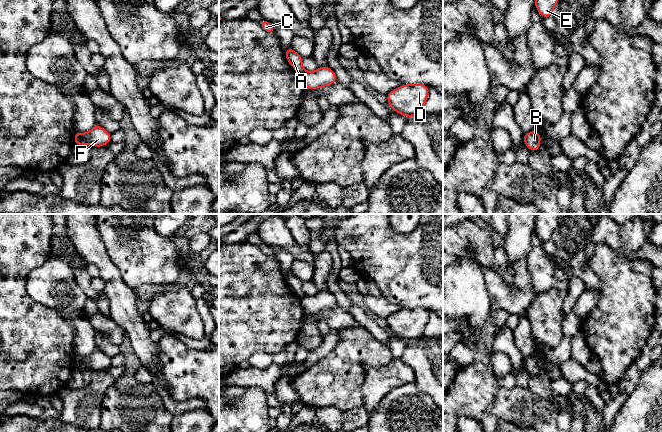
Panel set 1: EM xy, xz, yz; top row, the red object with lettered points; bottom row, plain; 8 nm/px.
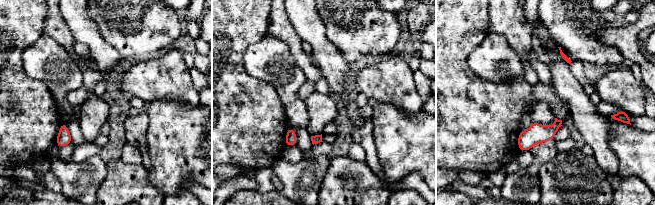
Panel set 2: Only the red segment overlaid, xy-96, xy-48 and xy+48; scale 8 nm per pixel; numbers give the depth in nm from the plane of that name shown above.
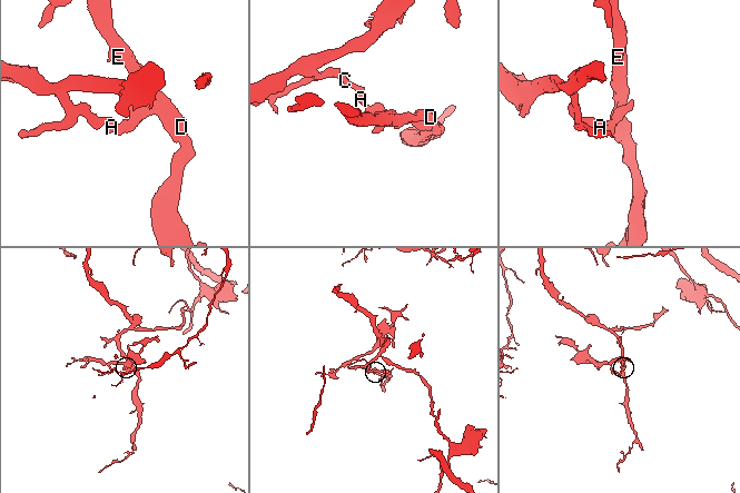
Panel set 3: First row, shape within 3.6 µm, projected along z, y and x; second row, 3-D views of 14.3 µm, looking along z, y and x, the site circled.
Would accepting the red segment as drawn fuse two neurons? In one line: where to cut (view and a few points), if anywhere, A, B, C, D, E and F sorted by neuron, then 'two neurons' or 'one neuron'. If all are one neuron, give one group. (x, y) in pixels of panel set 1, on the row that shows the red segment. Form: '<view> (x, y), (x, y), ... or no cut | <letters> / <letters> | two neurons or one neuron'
xy (80, 134), (80, 142), (78, 144) | A C / B D E F | two neurons

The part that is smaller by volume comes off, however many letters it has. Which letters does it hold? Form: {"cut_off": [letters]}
{"cut_off": ["A", "C"]}

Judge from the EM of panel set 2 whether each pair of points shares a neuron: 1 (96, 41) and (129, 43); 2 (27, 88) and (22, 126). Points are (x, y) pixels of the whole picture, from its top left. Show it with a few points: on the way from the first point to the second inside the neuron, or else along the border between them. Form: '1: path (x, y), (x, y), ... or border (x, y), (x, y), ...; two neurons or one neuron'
1: border (93, 22), (99, 34), (121, 58); two neurons
2: path (26, 97), (22, 117); one neuron

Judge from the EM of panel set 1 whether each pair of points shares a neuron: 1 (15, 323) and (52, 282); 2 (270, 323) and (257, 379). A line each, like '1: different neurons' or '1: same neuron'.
1: different neurons
2: different neurons

